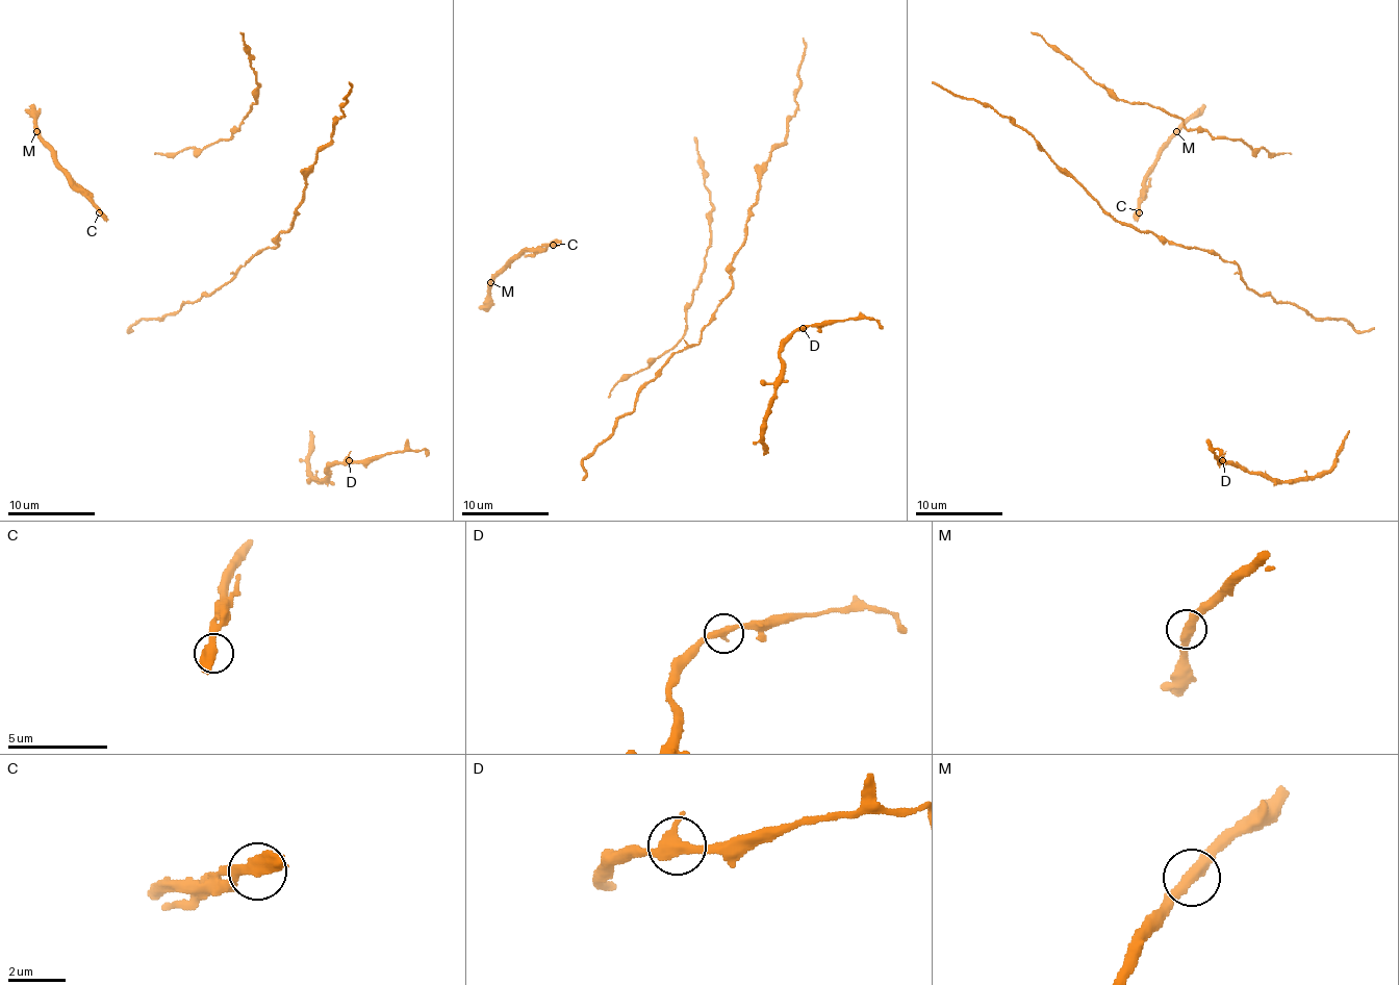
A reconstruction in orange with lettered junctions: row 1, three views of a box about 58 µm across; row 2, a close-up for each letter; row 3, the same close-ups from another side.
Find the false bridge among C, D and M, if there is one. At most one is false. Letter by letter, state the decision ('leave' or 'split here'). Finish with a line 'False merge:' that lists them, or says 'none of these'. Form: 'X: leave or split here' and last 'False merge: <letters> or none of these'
C: leave
D: leave
M: leave
False merge: none of these

